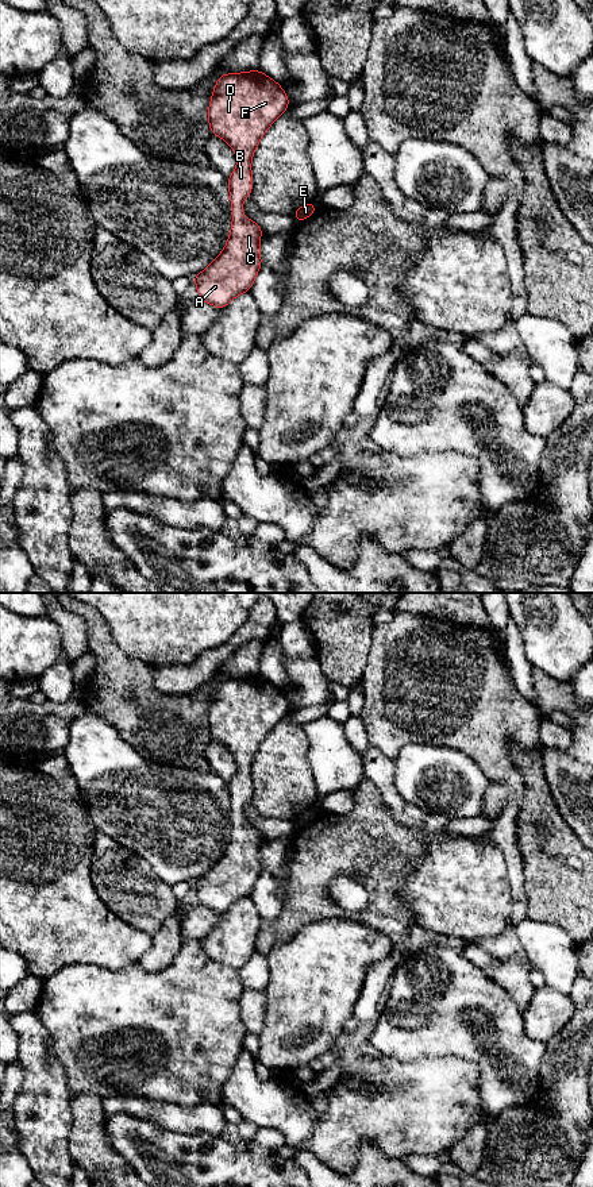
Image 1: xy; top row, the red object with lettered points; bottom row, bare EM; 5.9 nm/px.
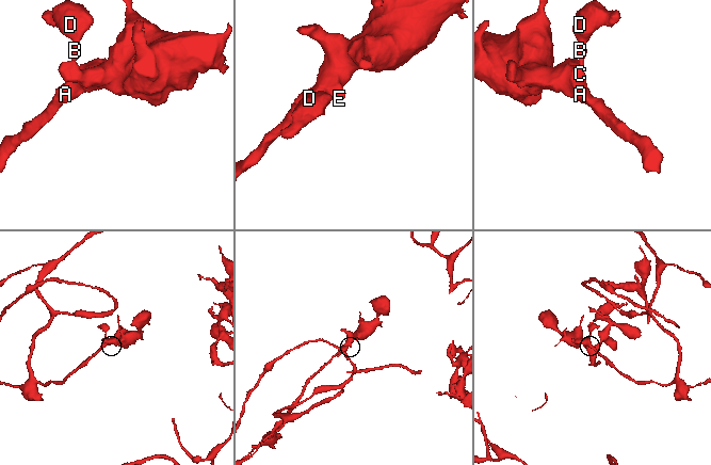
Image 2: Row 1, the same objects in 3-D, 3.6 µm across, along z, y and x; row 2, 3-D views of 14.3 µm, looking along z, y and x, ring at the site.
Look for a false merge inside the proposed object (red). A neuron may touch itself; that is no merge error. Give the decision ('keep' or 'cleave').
keep

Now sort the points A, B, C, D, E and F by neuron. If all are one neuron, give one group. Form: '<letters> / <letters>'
A B C D E F

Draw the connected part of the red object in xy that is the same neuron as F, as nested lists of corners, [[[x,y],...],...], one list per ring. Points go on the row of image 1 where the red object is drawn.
[[[261,70],[227,73],[217,77],[208,107],[208,123],[212,135],[223,138],[232,149],[238,161],[236,169],[227,177],[232,207],[232,227],[224,250],[205,270],[195,275],[199,300],[219,309],[232,298],[249,292],[261,269],[259,242],[263,230],[242,213],[242,203],[253,189],[251,158],[267,128],[288,109],[289,97],[281,85]]]

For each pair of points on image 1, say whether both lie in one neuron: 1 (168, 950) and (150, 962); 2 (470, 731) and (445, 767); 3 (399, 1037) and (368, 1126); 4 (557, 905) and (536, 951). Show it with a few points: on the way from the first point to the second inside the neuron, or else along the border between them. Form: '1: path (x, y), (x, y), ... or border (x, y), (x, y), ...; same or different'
1: path (164, 951), (154, 960); same
2: border (426, 743), (461, 750), (481, 770); different
3: border (382, 1052), (401, 1060), (416, 1060), (424, 1056); different
4: border (527, 916), (558, 924), (574, 941); different

